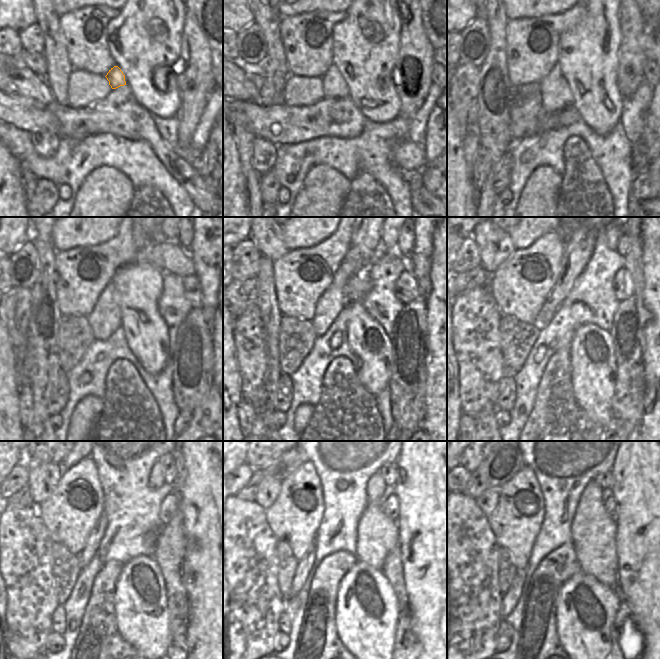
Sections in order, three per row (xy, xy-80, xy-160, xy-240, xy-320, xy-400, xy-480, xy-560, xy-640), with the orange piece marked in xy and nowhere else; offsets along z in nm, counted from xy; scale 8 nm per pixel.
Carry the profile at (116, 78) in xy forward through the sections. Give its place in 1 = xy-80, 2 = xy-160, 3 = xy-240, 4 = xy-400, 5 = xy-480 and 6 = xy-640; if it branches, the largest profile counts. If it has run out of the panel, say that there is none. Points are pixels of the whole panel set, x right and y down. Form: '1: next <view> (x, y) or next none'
1: next xy-80 (334, 86)
2: next xy-160 (554, 91)
3: next xy-240 (105, 317)
4: next xy-400 (580, 244)
5: next xy-480 (94, 538)
6: next xy-640 (510, 598)

